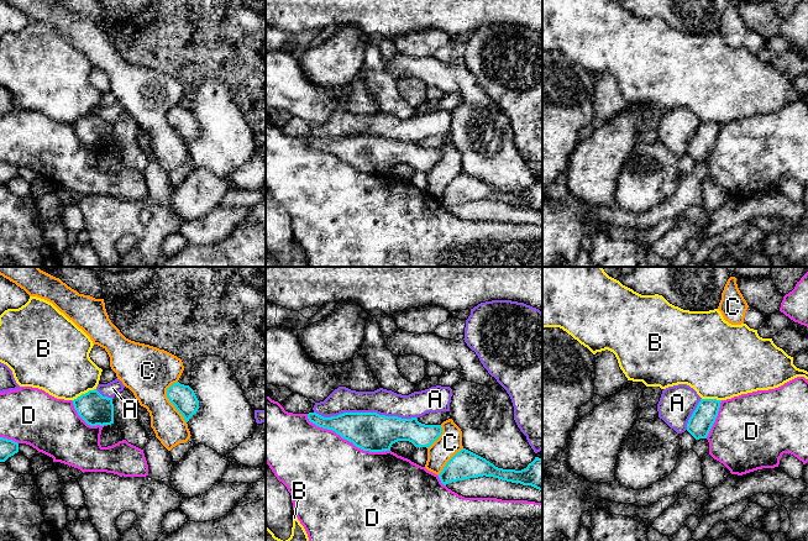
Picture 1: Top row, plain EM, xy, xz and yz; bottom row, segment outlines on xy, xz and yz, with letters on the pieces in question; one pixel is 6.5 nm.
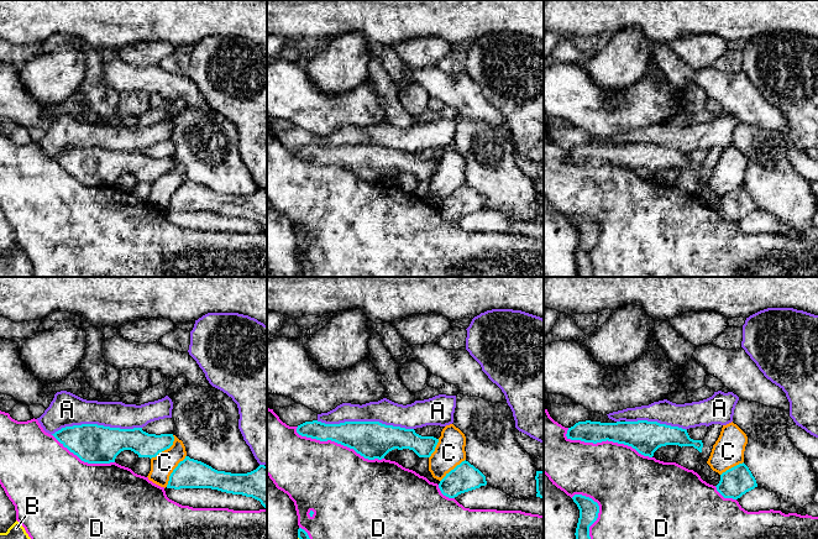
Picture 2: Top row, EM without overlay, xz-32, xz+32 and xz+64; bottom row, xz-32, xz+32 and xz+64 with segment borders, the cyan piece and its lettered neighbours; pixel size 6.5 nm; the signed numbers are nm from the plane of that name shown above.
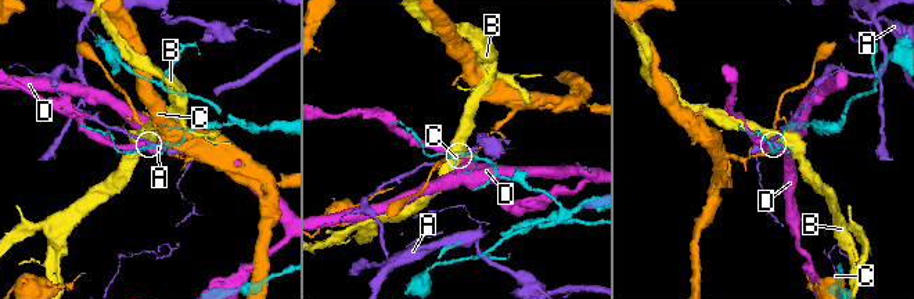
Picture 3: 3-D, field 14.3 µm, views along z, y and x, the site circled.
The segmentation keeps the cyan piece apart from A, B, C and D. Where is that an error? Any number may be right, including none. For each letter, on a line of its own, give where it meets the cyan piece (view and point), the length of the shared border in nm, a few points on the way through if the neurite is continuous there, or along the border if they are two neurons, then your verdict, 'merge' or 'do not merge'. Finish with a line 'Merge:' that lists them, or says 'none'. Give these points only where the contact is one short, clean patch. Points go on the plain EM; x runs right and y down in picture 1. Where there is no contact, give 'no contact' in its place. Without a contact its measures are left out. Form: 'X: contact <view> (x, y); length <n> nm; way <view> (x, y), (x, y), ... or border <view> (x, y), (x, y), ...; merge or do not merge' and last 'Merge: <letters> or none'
A: contact xz (366, 136); length 650 nm; do not merge
B: contact xy (83, 117); length 180 nm; do not merge
C: contact xy (169, 124); length 280 nm; do not merge
D: contact xz (346, 162); length 600 nm; do not merge
Merge: none

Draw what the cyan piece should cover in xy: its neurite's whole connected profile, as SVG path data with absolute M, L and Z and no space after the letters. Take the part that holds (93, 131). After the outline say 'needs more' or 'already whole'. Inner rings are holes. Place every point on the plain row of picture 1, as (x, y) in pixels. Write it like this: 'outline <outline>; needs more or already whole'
outline M96 112L72 124L78 138L90 149L114 147L112 122L103 120Z; already whole

